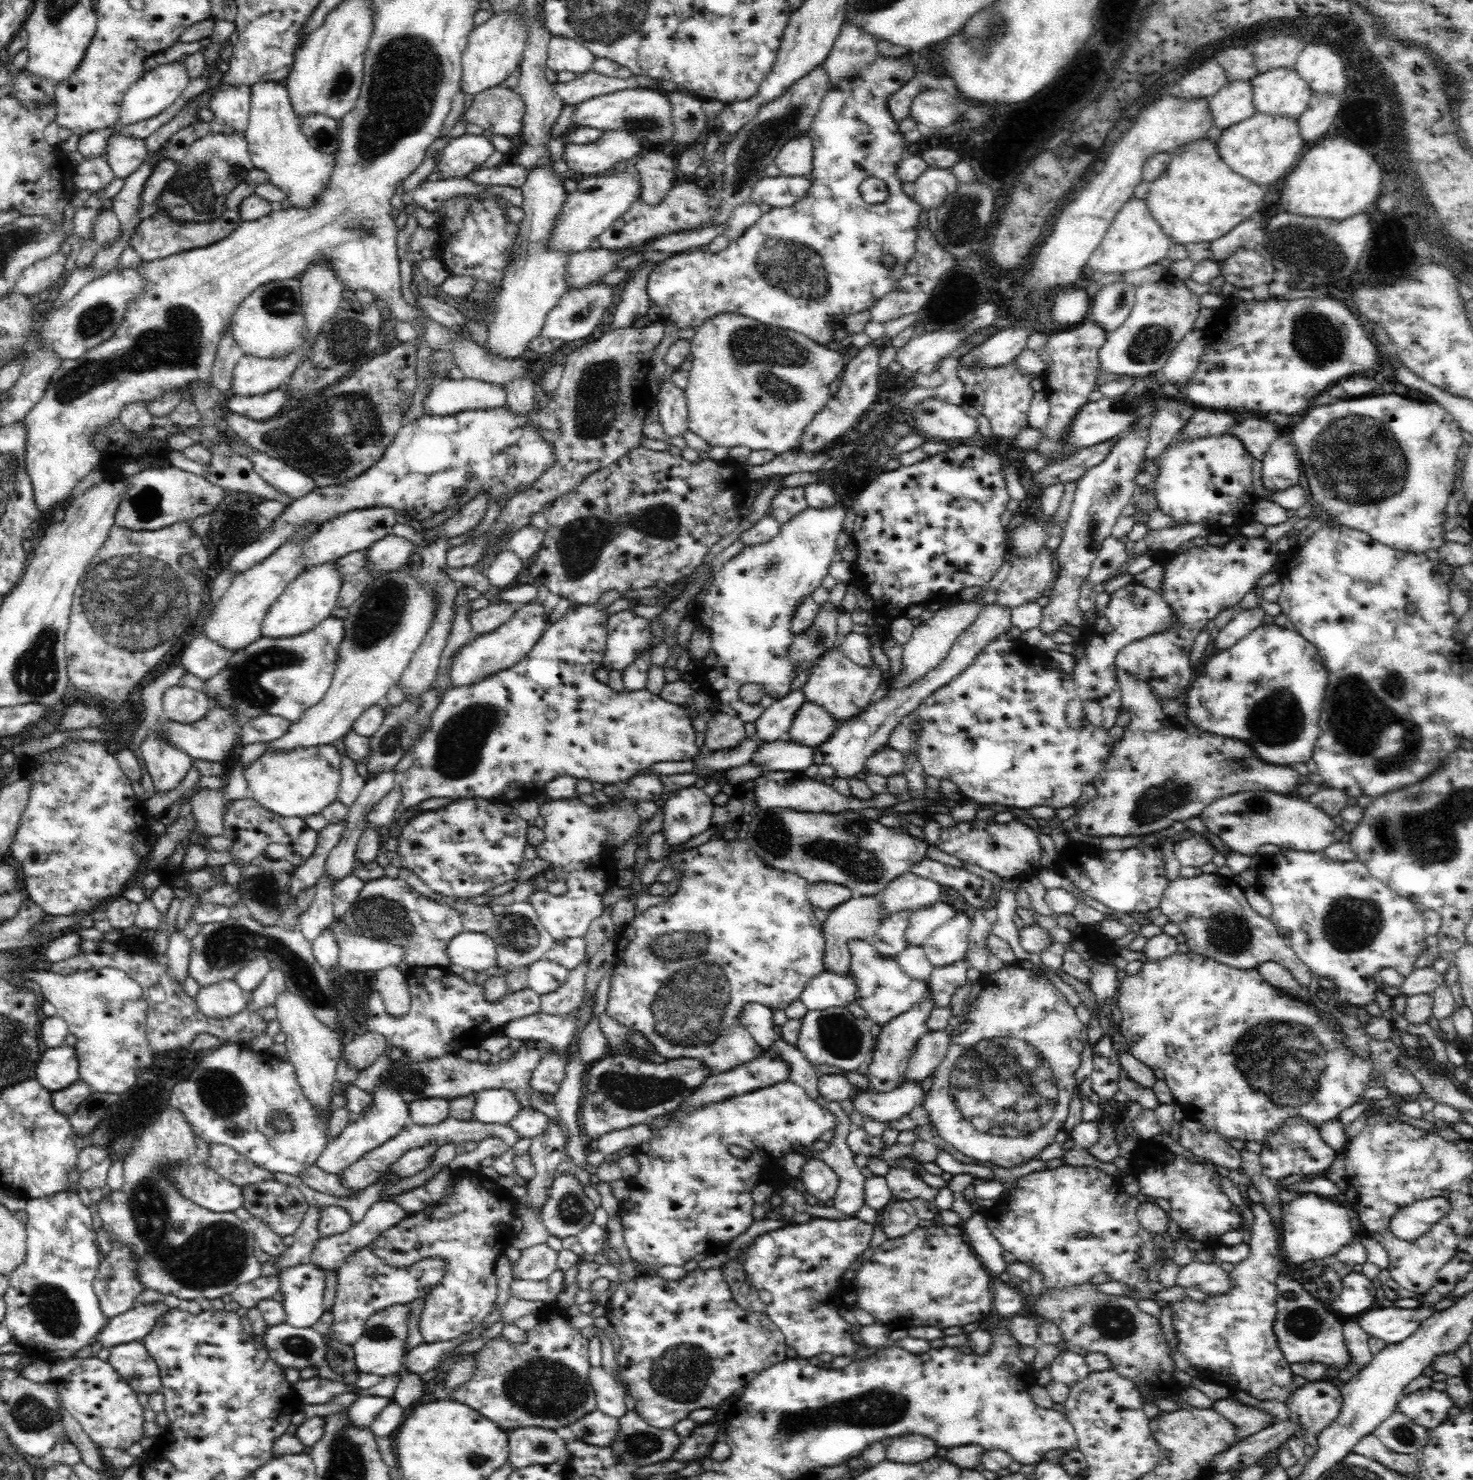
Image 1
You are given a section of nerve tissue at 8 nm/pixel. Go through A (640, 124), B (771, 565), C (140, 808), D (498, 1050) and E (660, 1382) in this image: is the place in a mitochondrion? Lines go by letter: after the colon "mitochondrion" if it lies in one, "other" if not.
A: mitochondrion
B: mitochondrion
C: other
D: other
E: mitochondrion

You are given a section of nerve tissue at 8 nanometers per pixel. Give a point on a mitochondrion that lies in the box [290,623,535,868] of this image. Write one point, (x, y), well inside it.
(460, 745)

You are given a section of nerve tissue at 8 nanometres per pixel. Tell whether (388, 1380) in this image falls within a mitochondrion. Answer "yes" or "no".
no

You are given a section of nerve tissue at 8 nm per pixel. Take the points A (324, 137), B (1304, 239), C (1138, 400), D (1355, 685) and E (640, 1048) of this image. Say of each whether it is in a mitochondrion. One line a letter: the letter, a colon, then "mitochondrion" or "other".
A: mitochondrion
B: mitochondrion
C: mitochondrion
D: other
E: mitochondrion

